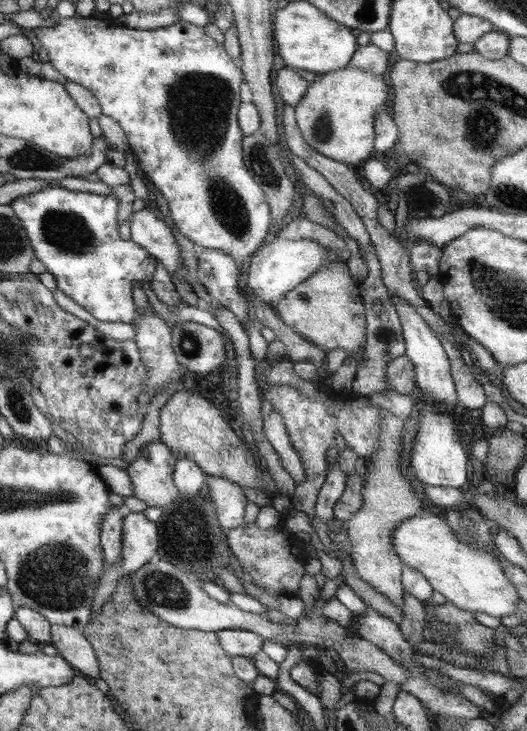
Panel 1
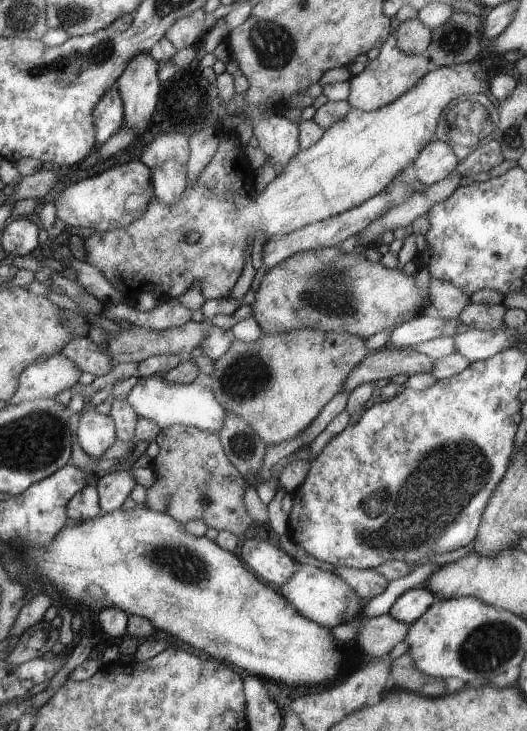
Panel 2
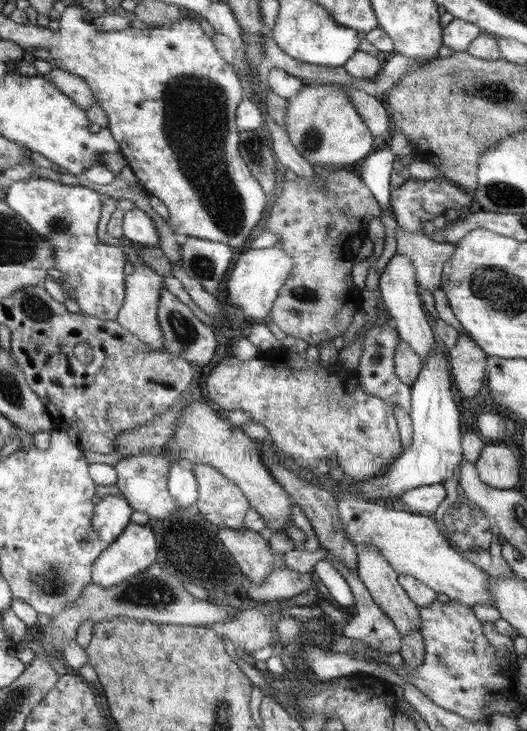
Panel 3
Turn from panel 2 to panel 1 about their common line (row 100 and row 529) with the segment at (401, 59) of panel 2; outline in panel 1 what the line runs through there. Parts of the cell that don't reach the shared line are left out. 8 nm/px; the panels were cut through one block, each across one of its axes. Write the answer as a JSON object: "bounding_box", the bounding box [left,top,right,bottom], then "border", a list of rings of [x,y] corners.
{"bounding_box":[345,408,424,608],"border":[[[385,408],[381,410],[381,424],[382,431],[379,436],[378,449],[373,456],[366,458],[366,466],[368,470],[368,478],[366,479],[365,489],[361,495],[365,499],[363,507],[350,519],[345,521],[347,533],[349,534],[350,552],[352,554],[353,563],[357,573],[362,579],[365,579],[374,590],[381,591],[386,598],[389,598],[396,606],[403,608],[405,605],[405,589],[401,582],[401,574],[404,570],[404,563],[401,561],[400,555],[397,554],[396,547],[393,546],[393,534],[398,525],[402,521],[408,521],[410,517],[417,516],[418,512],[424,508],[420,504],[422,498],[418,498],[416,490],[412,488],[412,482],[406,480],[404,472],[402,472],[402,462],[398,462],[400,454],[402,454],[402,442],[400,442],[400,434],[404,430],[406,418],[410,418],[411,414],[407,417],[397,418]]]}

